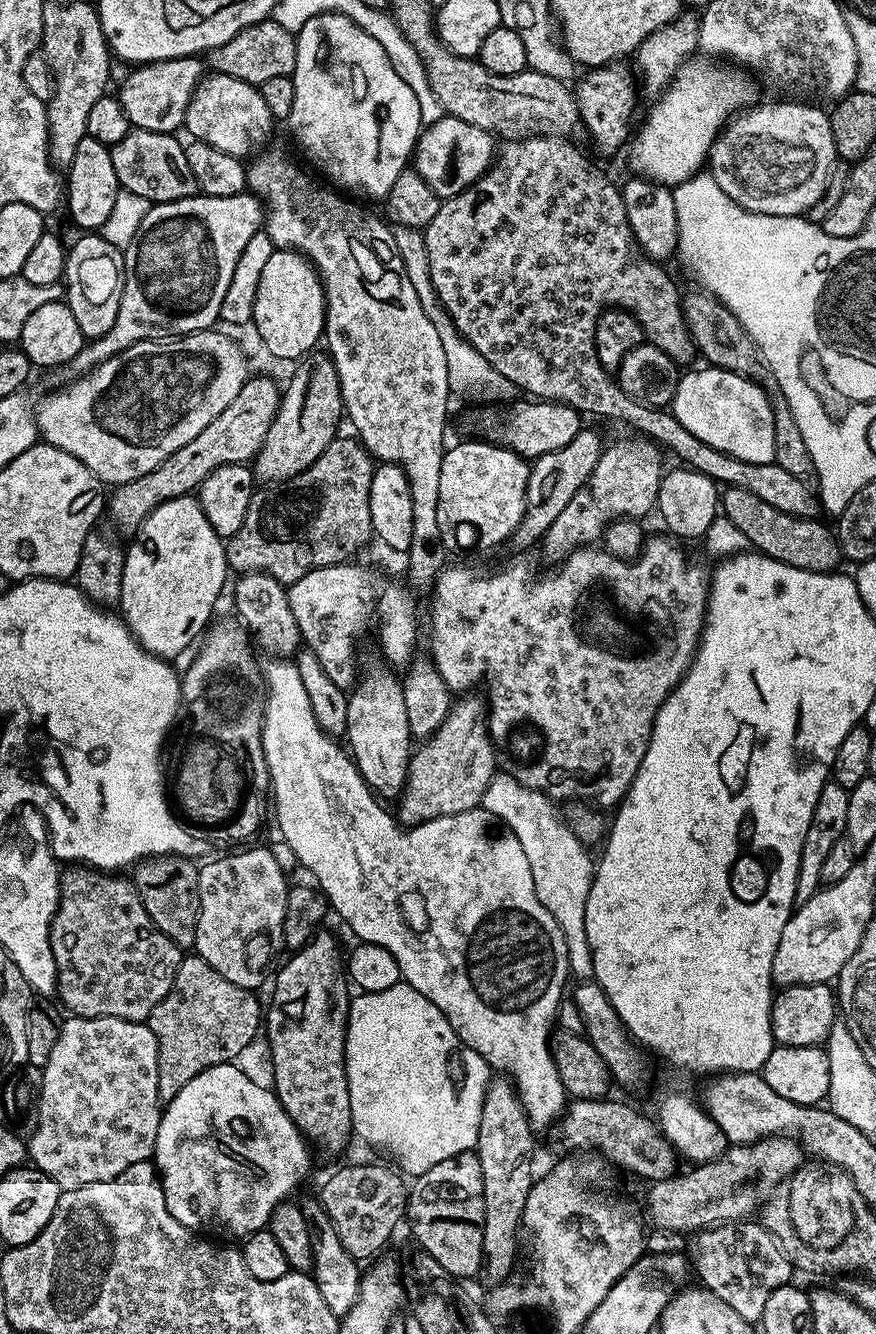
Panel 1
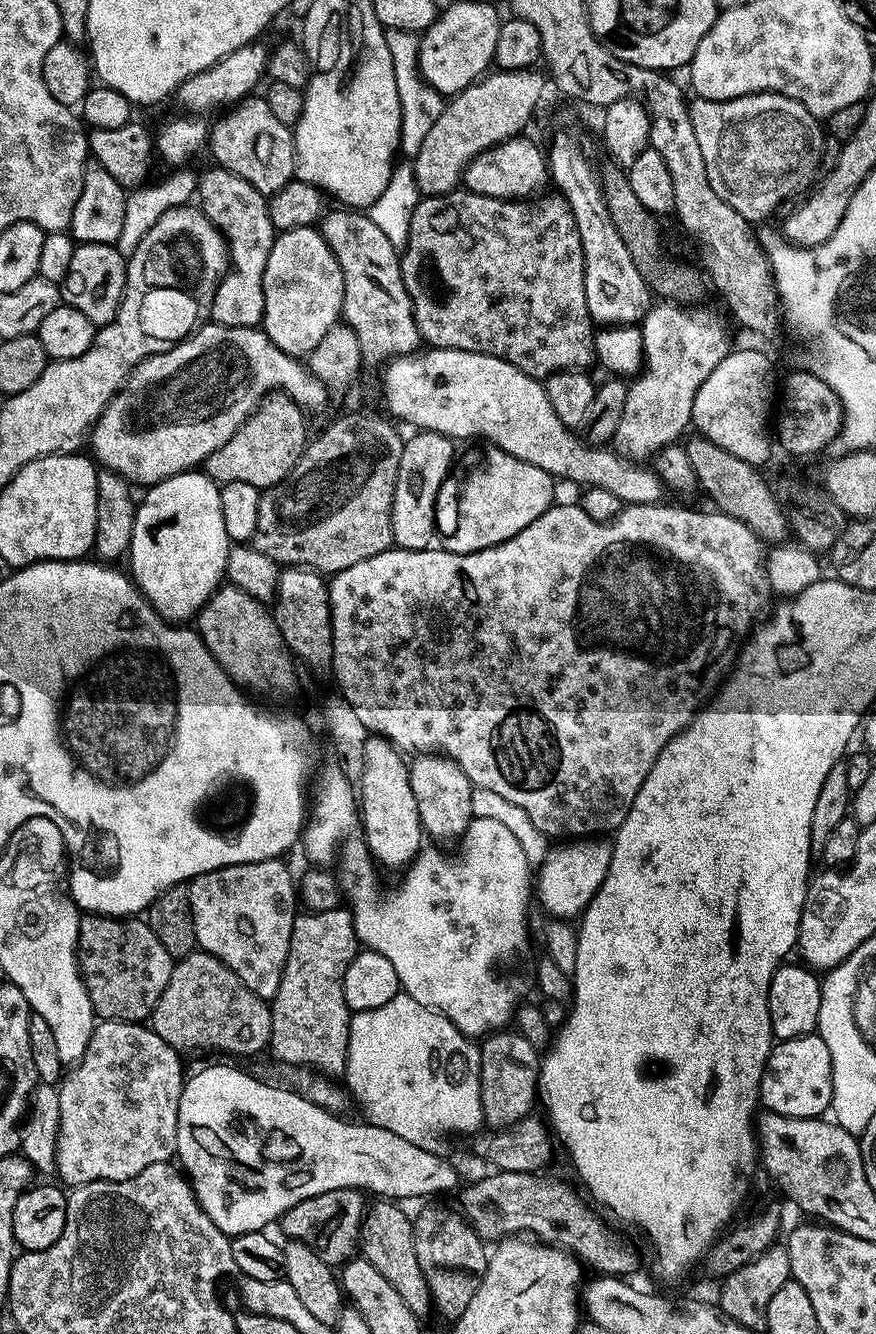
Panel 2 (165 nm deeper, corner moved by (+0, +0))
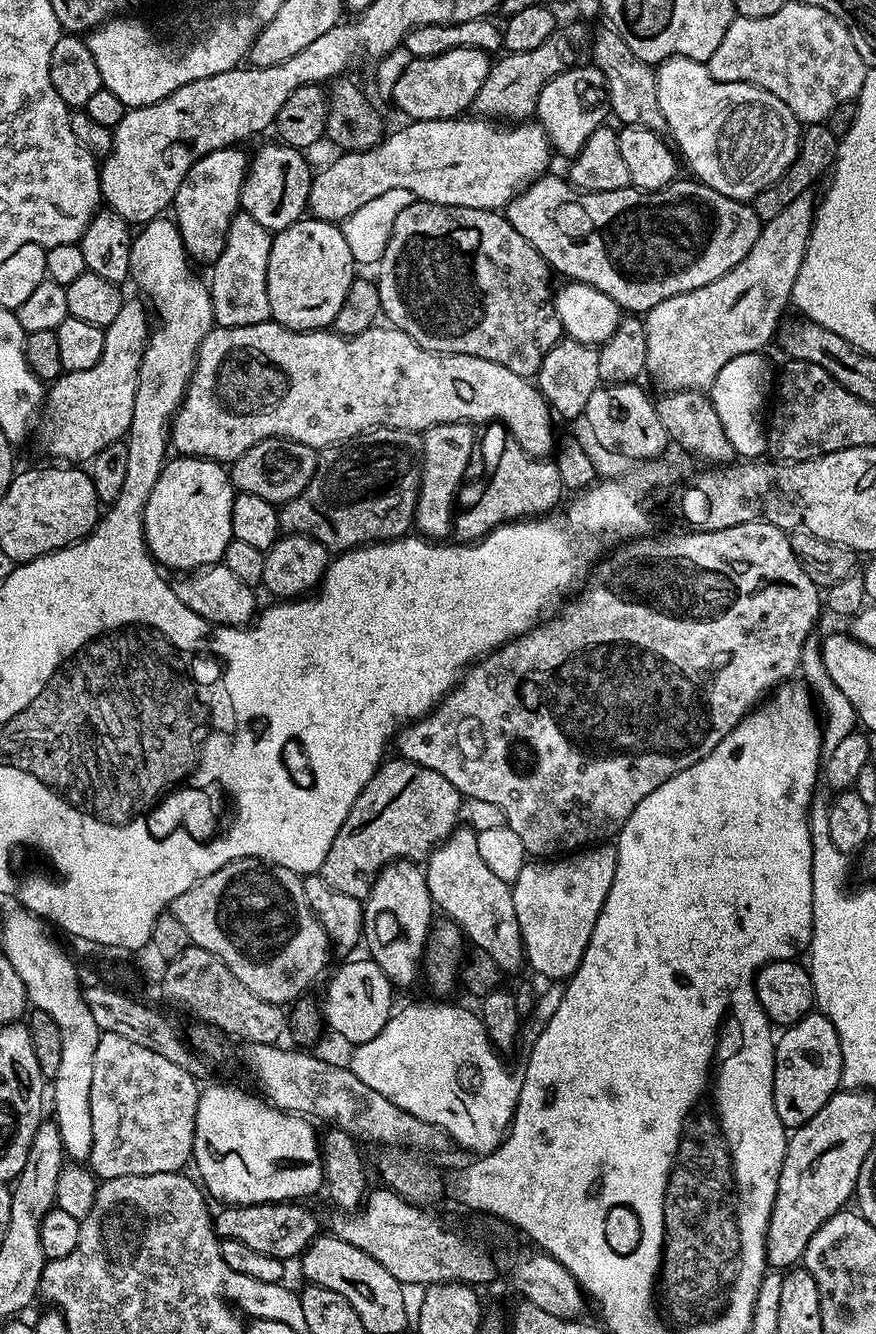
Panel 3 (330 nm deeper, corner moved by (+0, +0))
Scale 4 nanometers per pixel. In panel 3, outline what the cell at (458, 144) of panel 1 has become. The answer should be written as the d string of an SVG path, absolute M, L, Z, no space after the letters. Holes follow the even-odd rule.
M552 175L539 176L508 203L510 226L542 254L553 273L561 272L569 281L602 290L606 298L614 298L616 305L628 314L647 314L666 298L698 290L698 286L722 278L758 242L762 222L751 203L718 194L718 190L695 178L677 178L653 192L631 186L613 192L581 192L563 175Z

